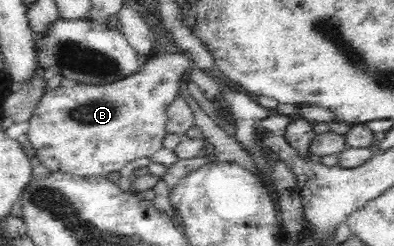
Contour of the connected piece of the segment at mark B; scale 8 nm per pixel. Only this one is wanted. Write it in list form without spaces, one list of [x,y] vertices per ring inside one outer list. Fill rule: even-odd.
[[[182,50],[177,53],[168,53],[165,55],[152,54],[145,56],[144,59],[145,61],[138,72],[131,73],[130,76],[123,77],[120,80],[106,81],[102,84],[90,84],[89,82],[82,81],[65,83],[44,94],[42,100],[40,100],[40,104],[38,104],[38,107],[36,107],[36,110],[34,110],[32,116],[29,118],[30,126],[26,132],[28,142],[36,150],[34,154],[36,156],[36,163],[43,164],[50,172],[77,173],[78,176],[108,176],[111,172],[120,172],[122,166],[128,164],[128,162],[138,160],[138,158],[151,158],[156,150],[160,150],[163,147],[163,140],[167,133],[167,106],[172,104],[176,98],[182,97],[183,93],[188,92],[186,88],[190,88],[190,73],[193,69],[194,59],[192,59],[190,54]]]

